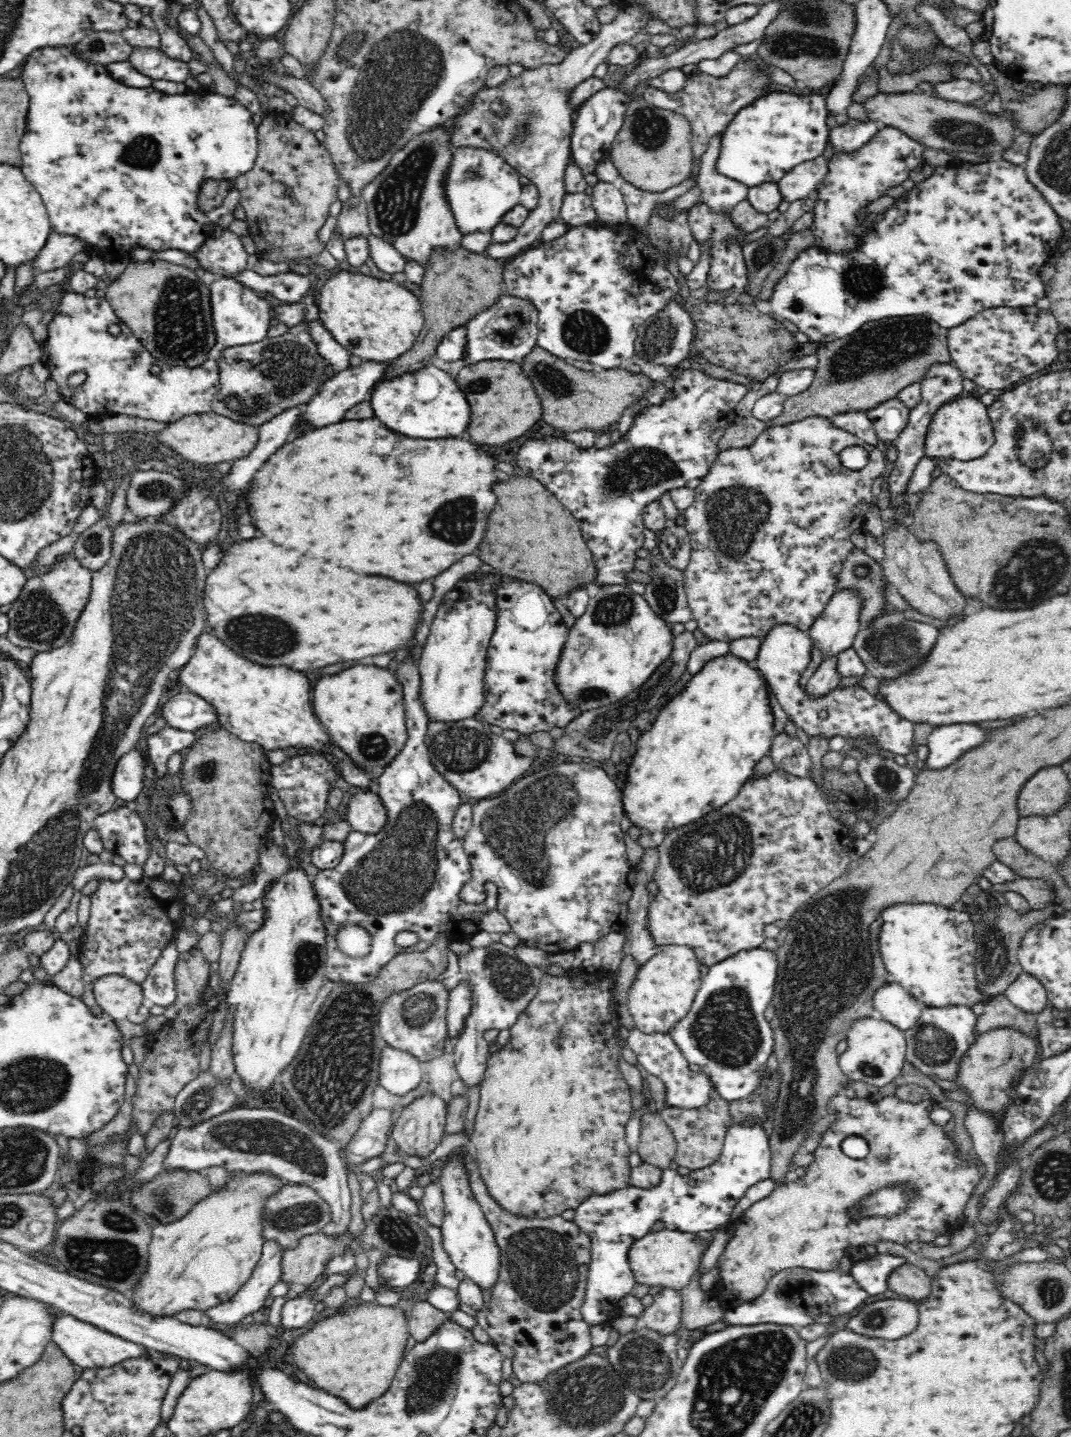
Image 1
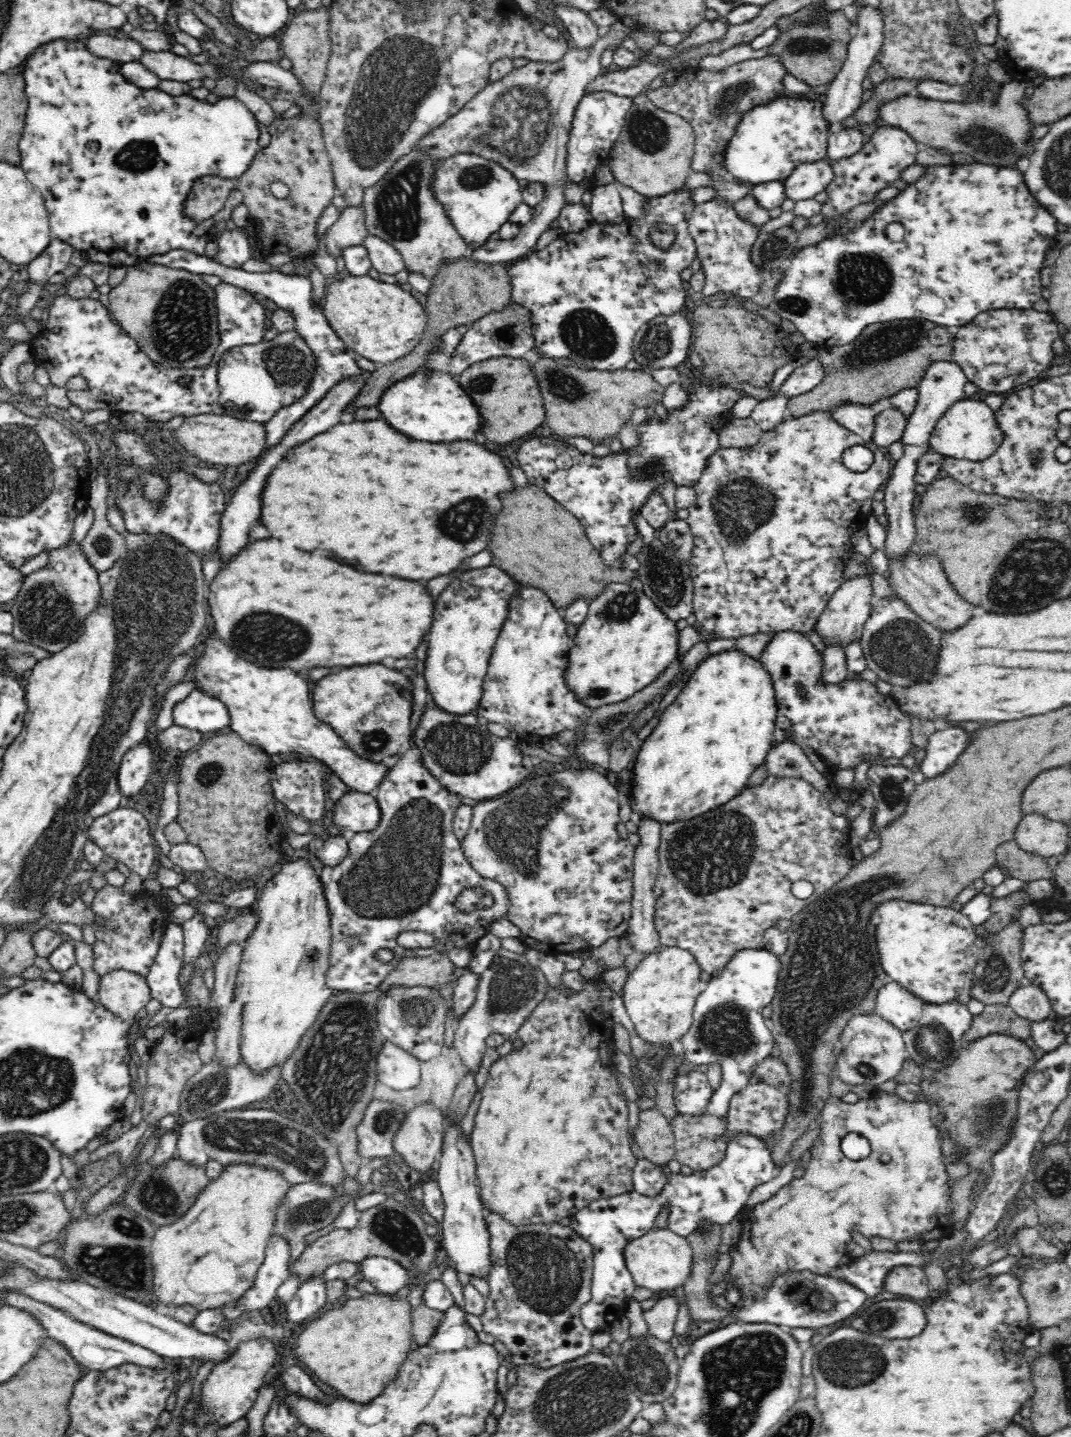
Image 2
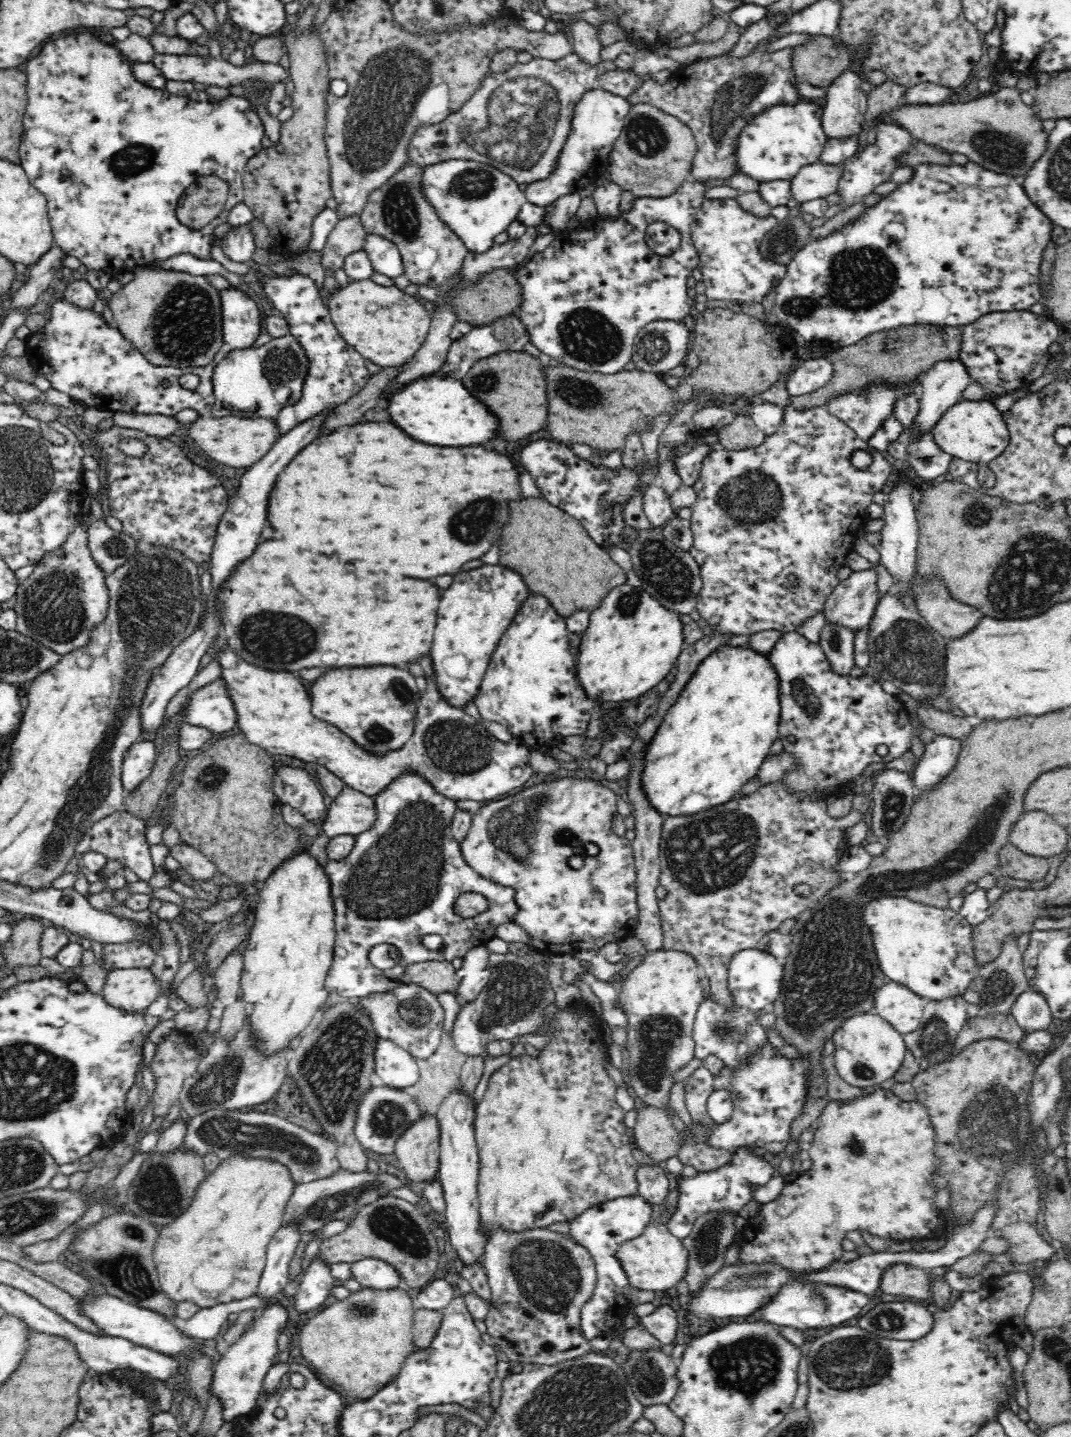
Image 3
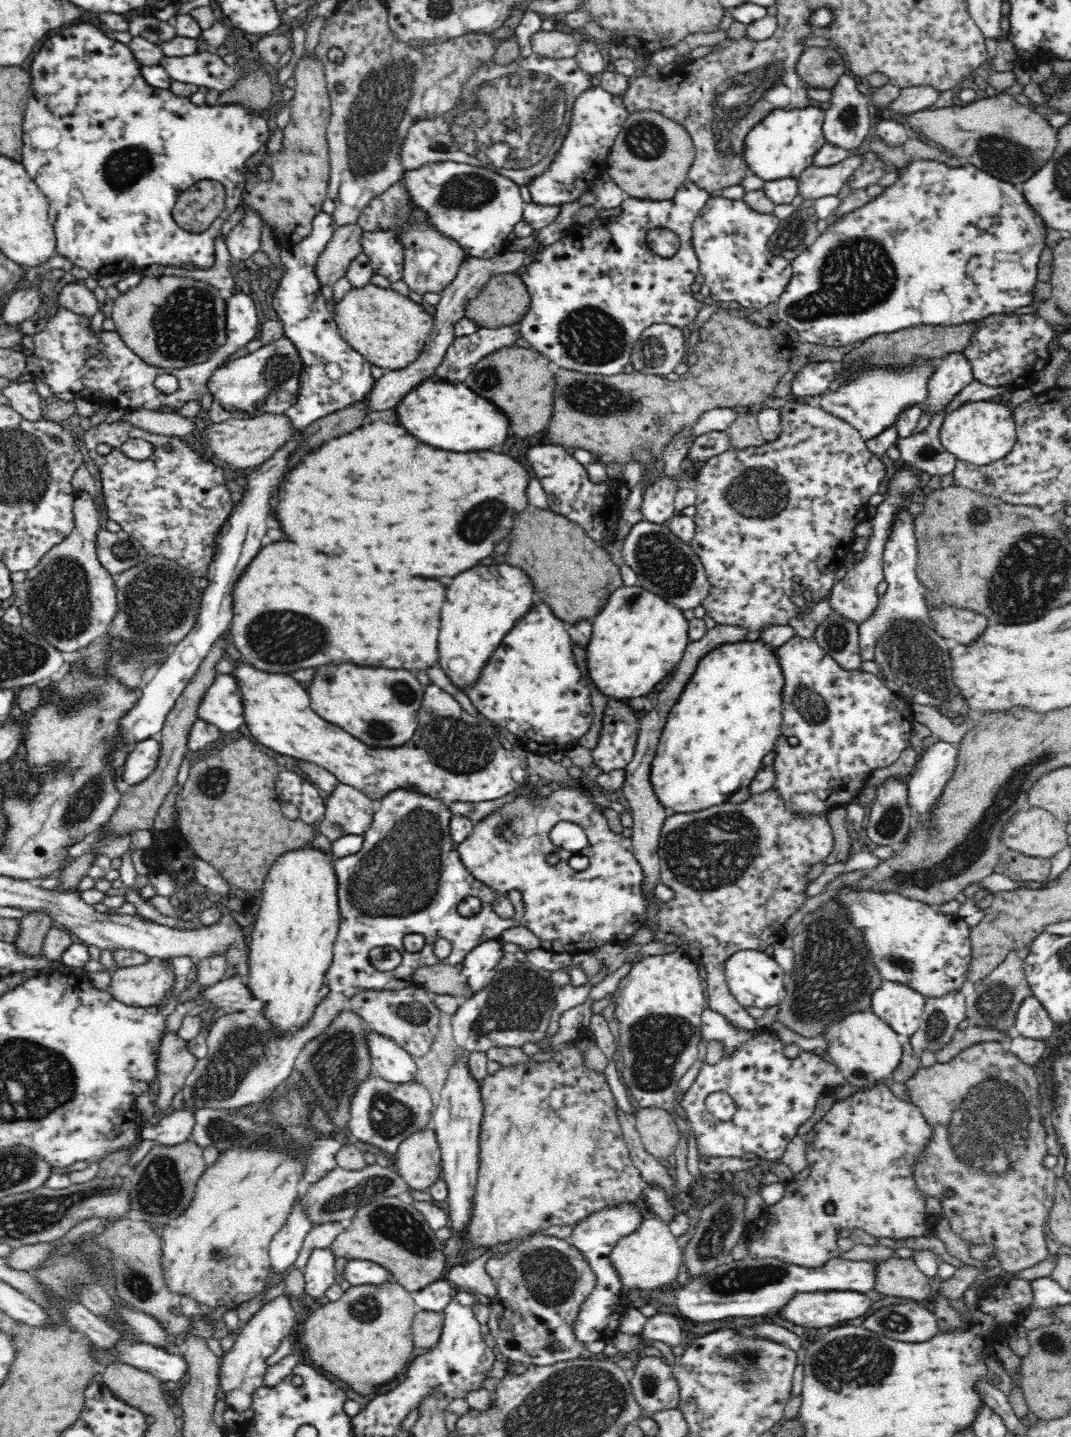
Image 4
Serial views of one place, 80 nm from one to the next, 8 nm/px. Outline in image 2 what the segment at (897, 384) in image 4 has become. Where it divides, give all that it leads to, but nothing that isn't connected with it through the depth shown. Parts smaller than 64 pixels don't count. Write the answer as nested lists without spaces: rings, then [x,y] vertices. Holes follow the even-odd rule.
[[[846,402],[844,405],[836,406],[830,414],[838,424],[860,436],[863,441],[870,442],[878,416],[880,416],[880,413],[876,412],[872,405]]]

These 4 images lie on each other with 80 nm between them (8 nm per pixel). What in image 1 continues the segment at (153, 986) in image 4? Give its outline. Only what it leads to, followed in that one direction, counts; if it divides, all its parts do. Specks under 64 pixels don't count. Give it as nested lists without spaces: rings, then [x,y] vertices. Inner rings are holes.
[[[110,974],[91,983],[97,1004],[106,1015],[122,1020],[147,1004],[141,983],[121,974]]]

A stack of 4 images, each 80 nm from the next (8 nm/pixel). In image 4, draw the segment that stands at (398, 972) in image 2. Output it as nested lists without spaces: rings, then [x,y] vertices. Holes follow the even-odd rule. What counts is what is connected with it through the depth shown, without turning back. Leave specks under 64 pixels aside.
[[[439,963],[424,966],[418,968],[412,977],[412,983],[423,986],[431,994],[449,994],[460,1001],[474,994],[465,975],[455,966]]]

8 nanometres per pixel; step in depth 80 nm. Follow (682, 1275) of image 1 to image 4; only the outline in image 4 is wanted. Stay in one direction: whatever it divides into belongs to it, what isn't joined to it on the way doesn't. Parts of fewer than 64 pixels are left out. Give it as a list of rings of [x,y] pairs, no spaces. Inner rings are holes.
[[[646,1219],[633,1233],[618,1240],[616,1246],[610,1250],[608,1259],[616,1269],[616,1275],[625,1290],[662,1288],[670,1282],[676,1283],[676,1274],[683,1261],[683,1252],[678,1245],[677,1236],[672,1234],[670,1227],[660,1219]]]

